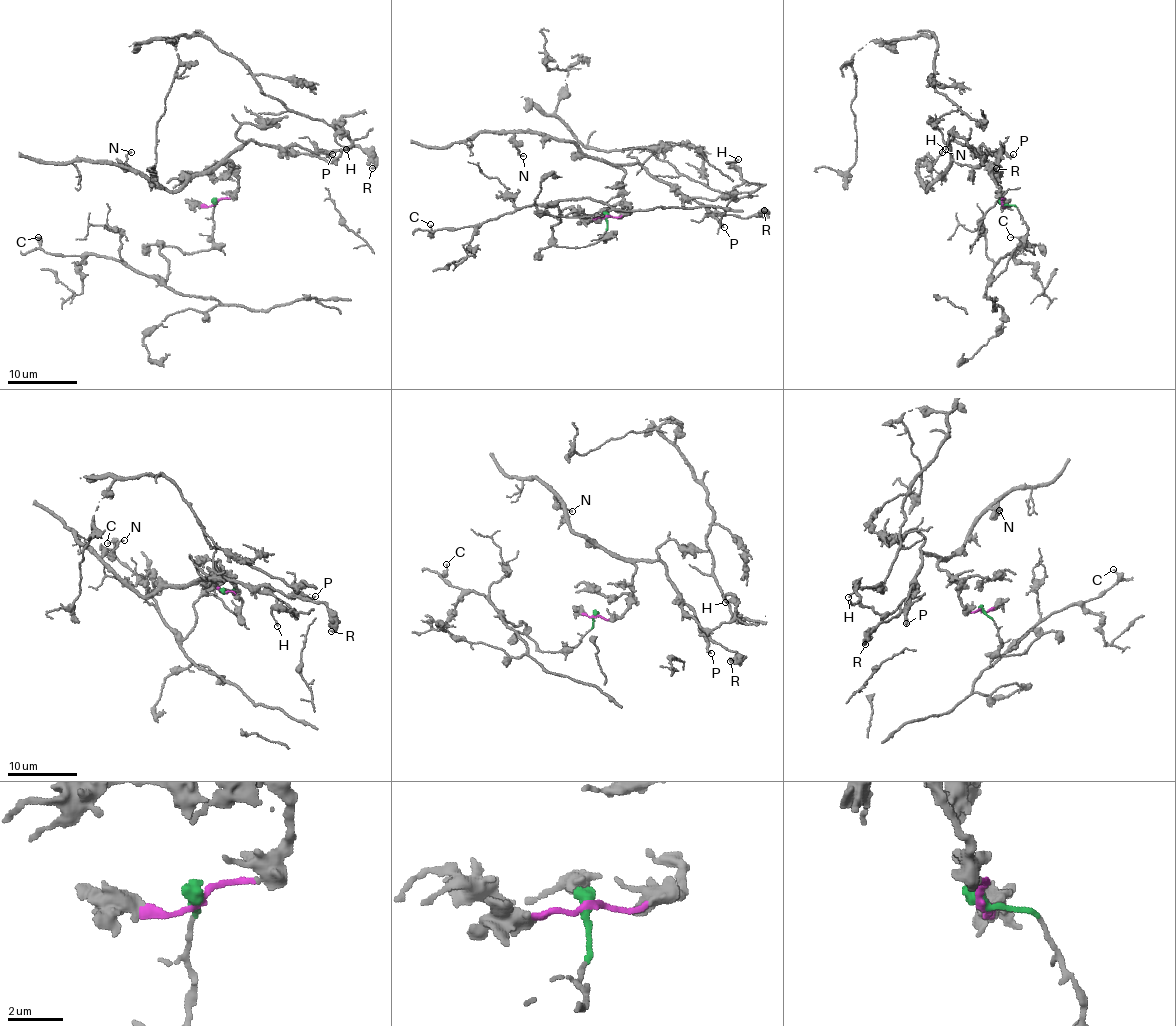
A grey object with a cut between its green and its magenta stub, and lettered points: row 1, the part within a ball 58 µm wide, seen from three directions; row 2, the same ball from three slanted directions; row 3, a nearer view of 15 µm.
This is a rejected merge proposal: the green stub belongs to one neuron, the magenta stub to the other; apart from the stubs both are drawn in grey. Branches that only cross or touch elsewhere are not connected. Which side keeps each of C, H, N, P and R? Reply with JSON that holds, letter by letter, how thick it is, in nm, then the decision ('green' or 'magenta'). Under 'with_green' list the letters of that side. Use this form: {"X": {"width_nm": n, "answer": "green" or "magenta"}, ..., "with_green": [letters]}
{"C": {"width_nm": 140, "answer": "green"}, "H": {"width_nm": 170, "answer": "magenta"}, "N": {"width_nm": 170, "answer": "magenta"}, "P": {"width_nm": 240, "answer": "magenta"}, "R": {"width_nm": 300, "answer": "magenta"}, "with_green": ["C"]}

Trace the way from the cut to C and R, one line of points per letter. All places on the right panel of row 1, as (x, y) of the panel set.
C: (1001, 203), (1022, 217), (1033, 252), (1015, 250), (993, 280), (1000, 261), (1019, 247), (1010, 236)
R: (1001, 203), (991, 174), (982, 165), (958, 164), (949, 143), (989, 151), (1003, 146), (996, 169)

